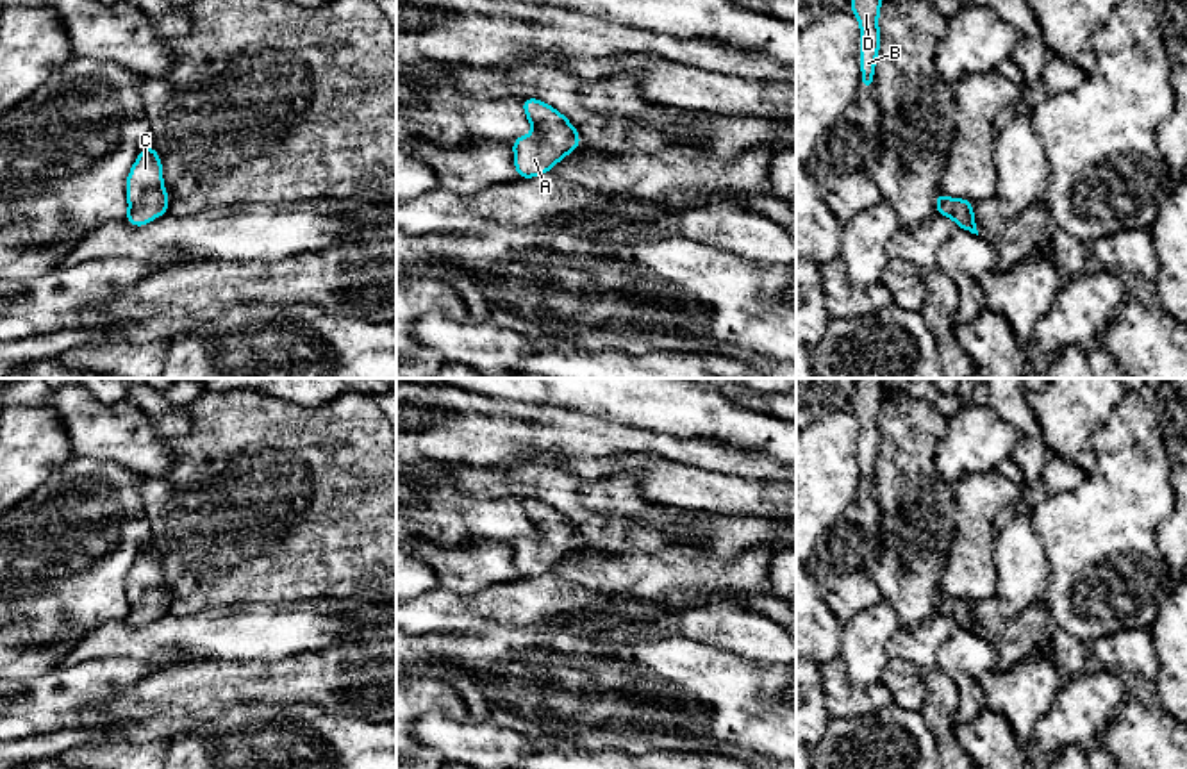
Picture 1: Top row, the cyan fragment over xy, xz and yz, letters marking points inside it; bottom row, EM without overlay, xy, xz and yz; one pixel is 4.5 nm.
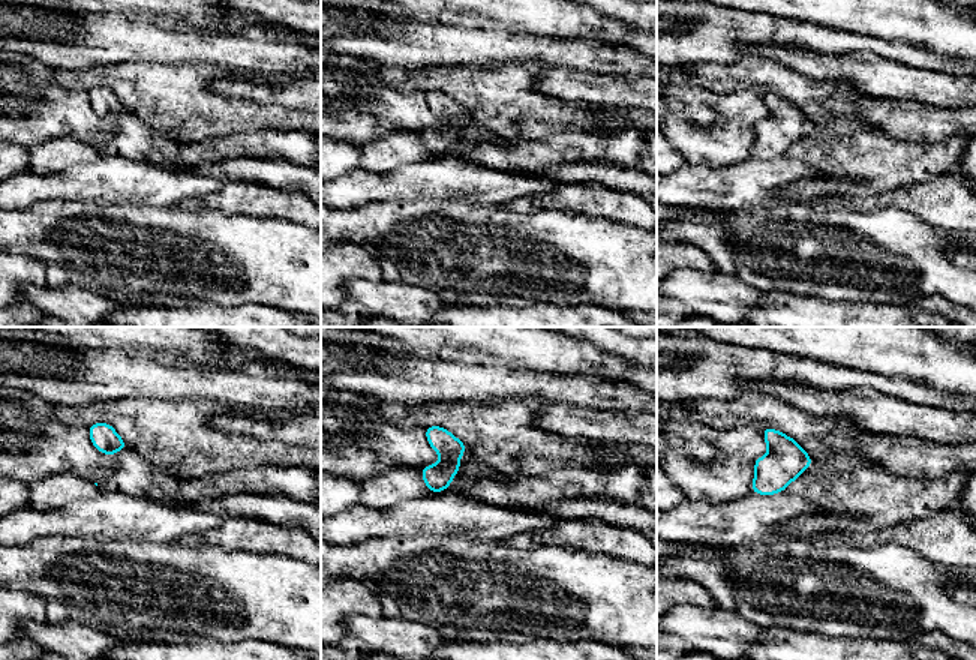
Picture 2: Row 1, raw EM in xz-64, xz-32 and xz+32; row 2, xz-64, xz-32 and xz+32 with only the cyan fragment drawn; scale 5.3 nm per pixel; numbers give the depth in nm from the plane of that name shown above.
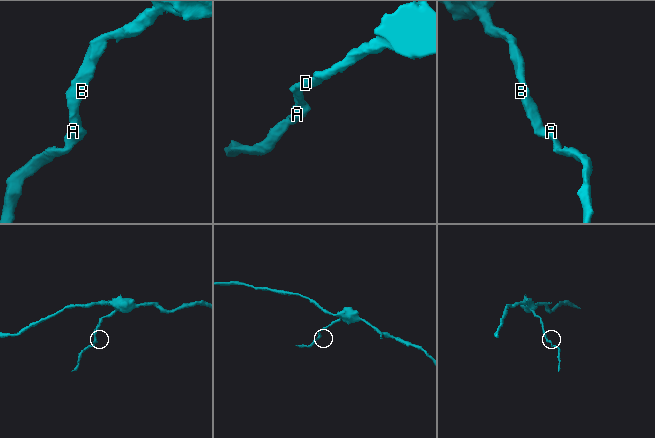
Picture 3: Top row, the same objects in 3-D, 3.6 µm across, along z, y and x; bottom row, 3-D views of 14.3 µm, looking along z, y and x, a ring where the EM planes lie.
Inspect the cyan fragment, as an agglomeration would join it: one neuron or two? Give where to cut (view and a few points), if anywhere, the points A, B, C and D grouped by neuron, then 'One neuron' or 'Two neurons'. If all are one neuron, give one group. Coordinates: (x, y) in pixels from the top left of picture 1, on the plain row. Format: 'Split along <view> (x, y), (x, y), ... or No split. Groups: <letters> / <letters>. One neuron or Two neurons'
No split. Groups: A B C D. One neuron

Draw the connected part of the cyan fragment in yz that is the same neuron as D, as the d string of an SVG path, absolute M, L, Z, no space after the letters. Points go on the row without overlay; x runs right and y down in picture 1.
M857 378L851 393L851 412L860 423L860 469L862 489L873 485L875 462L880 448L878 414L884 398L880 378Z

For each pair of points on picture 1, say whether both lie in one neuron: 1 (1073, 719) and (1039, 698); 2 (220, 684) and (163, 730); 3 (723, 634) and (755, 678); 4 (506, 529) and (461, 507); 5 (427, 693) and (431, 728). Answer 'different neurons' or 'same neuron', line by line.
1: different neurons
2: same neuron
3: different neurons
4: same neuron
5: different neurons

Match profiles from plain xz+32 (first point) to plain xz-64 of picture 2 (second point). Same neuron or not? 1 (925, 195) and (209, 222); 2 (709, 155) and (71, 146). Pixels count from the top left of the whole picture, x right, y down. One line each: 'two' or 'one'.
1: two
2: one

